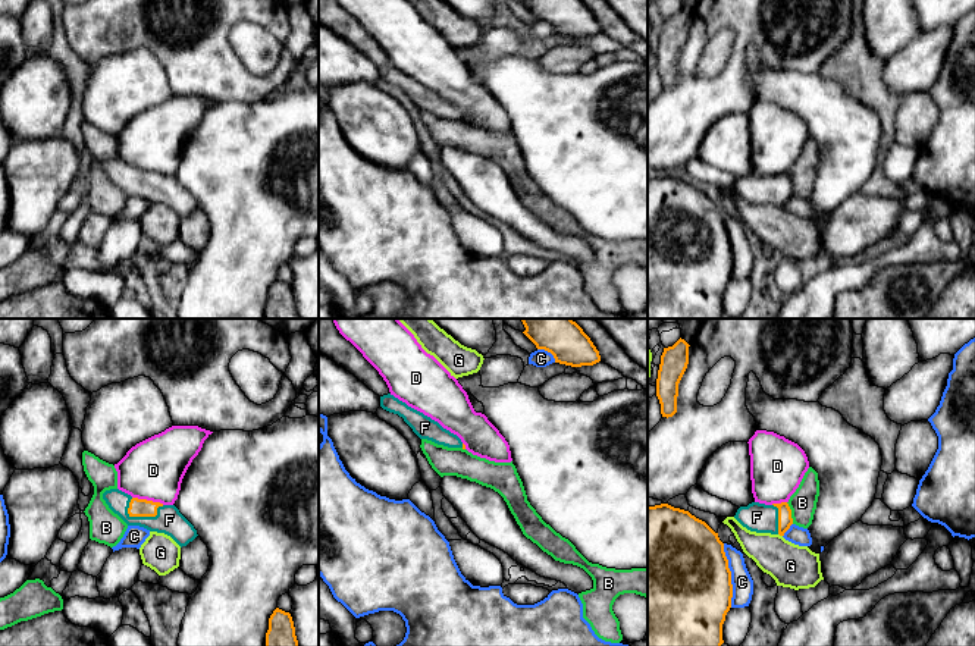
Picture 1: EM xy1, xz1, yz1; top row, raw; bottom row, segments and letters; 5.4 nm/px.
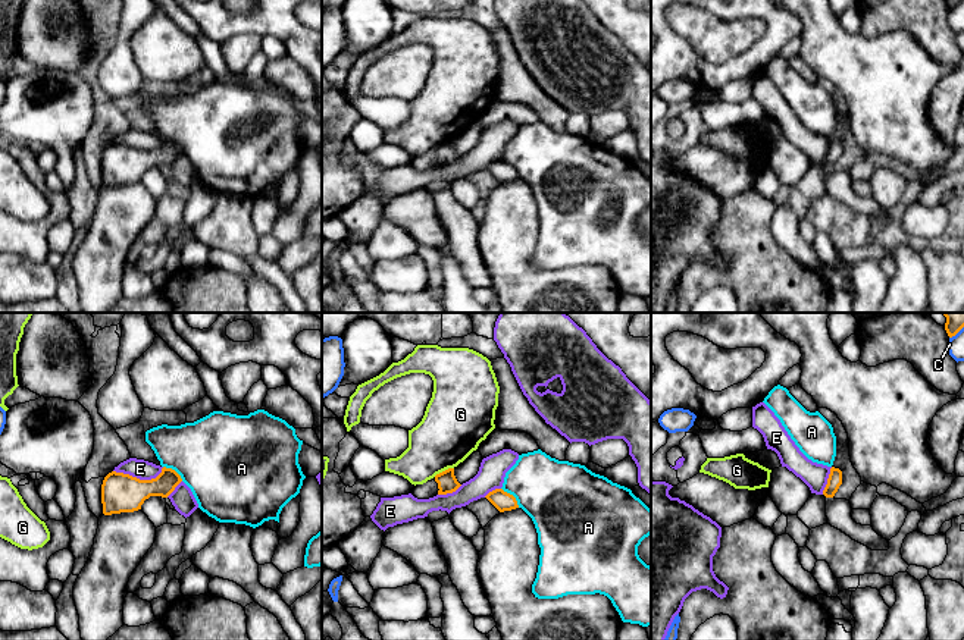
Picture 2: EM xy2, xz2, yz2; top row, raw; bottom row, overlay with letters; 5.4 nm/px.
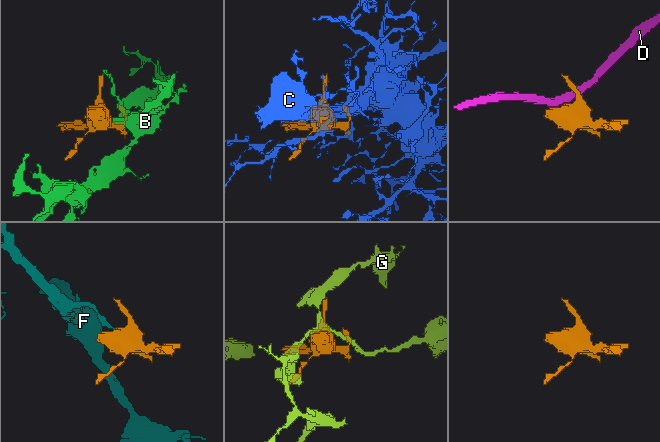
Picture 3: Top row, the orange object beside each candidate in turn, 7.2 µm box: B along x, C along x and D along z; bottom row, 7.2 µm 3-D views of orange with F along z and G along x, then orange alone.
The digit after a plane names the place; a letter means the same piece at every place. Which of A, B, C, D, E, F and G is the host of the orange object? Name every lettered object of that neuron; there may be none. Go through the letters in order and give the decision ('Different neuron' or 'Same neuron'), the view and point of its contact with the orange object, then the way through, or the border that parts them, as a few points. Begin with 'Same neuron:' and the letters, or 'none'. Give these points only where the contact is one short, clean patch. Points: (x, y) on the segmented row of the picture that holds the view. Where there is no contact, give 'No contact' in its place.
Same neuron: F
A: Different neuron. Touches orange at xz2 (513, 496)
B: Different neuron. Touches orange at yz1 (790, 513)
C: Different neuron. Touches orange at yz1 (730, 576)
D: Different neuron. Touches orange at xy1 (149, 501)
E: Different neuron. Touches orange at xy2 (138, 479)
F: Same neuron. Touches orange at xy1 (147, 516). Path across: xy1 (137, 507), (147, 516), (169, 520)
G: Different neuron. Touches orange at xz2 (443, 471)

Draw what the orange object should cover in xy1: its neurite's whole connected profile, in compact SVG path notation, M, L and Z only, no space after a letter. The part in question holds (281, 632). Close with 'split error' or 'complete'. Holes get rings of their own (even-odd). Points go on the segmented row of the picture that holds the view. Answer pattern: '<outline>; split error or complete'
M279 608L269 618L266 646L298 646L294 621L289 612Z; complete

